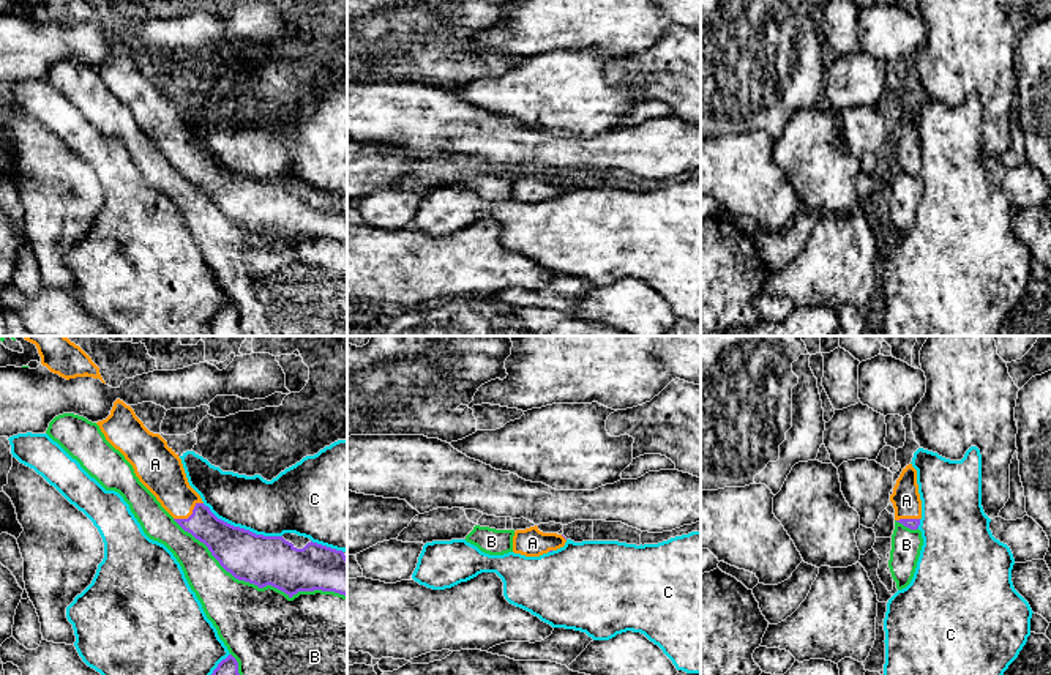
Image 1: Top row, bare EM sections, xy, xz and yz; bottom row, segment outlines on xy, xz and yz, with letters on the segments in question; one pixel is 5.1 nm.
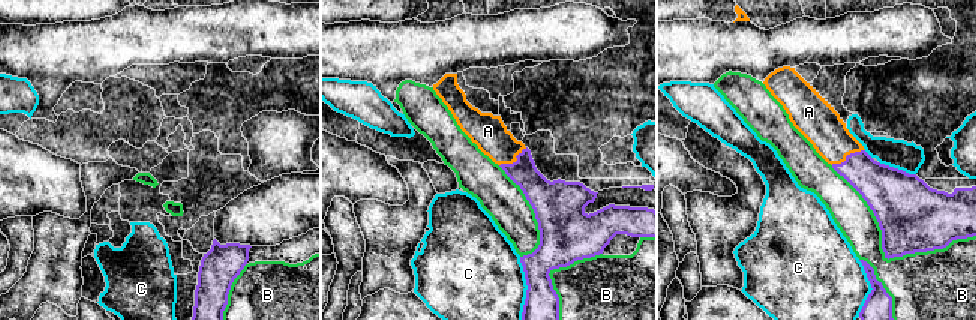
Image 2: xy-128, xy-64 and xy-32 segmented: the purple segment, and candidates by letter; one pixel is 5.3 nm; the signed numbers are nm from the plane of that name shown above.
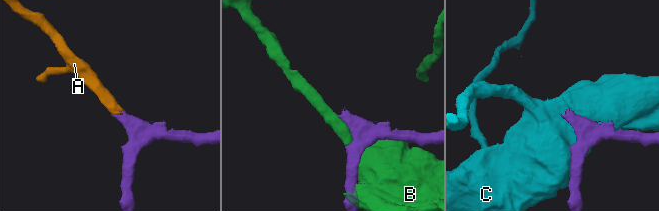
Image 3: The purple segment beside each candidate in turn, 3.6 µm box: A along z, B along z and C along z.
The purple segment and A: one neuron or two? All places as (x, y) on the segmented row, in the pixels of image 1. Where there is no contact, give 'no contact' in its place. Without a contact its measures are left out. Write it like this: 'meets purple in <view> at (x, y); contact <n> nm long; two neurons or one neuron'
meets purple in xy at (191, 514); contact 180 nm long; one neuron

